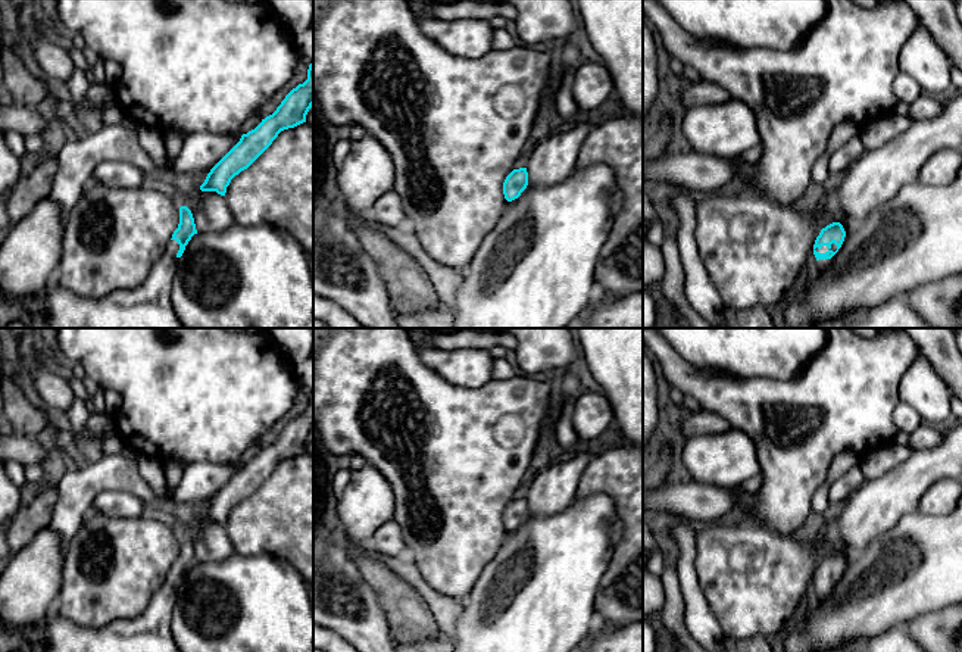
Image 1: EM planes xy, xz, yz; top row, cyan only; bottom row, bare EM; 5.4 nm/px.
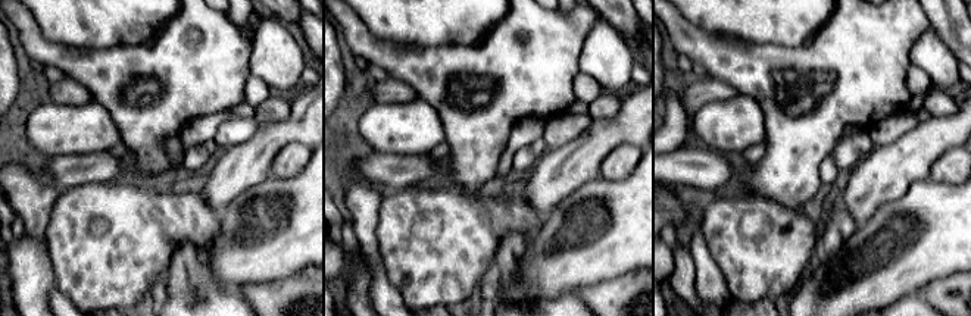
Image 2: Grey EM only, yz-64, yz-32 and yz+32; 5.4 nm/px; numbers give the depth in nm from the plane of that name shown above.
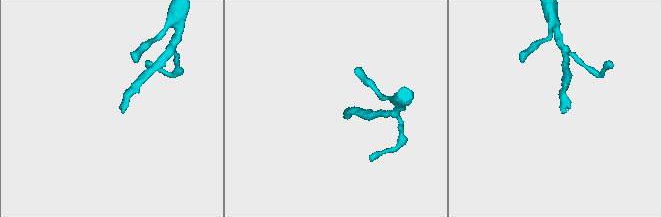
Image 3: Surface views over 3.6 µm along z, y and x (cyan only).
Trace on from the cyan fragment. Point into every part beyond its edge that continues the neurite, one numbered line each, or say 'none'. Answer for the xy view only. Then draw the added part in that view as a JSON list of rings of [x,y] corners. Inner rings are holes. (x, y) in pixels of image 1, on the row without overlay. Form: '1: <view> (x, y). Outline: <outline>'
1: xy (150, 632). Outline: [[[171,570],[147,609],[134,620],[116,620],[97,628],[79,627],[53,609],[43,621],[25,627],[19,633],[35,652],[181,652],[171,631],[178,580],[178,571]]]

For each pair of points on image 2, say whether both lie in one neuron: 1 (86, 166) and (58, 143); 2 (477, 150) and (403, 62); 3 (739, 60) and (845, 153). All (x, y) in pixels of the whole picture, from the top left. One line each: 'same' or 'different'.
1: different
2: same
3: different

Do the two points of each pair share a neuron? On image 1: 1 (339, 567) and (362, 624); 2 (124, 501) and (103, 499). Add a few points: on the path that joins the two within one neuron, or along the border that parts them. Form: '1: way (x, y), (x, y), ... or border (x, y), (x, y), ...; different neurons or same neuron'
1: way (339, 582), (339, 593), (355, 610); same neuron
2: way (119, 501), (108, 501); same neuron

